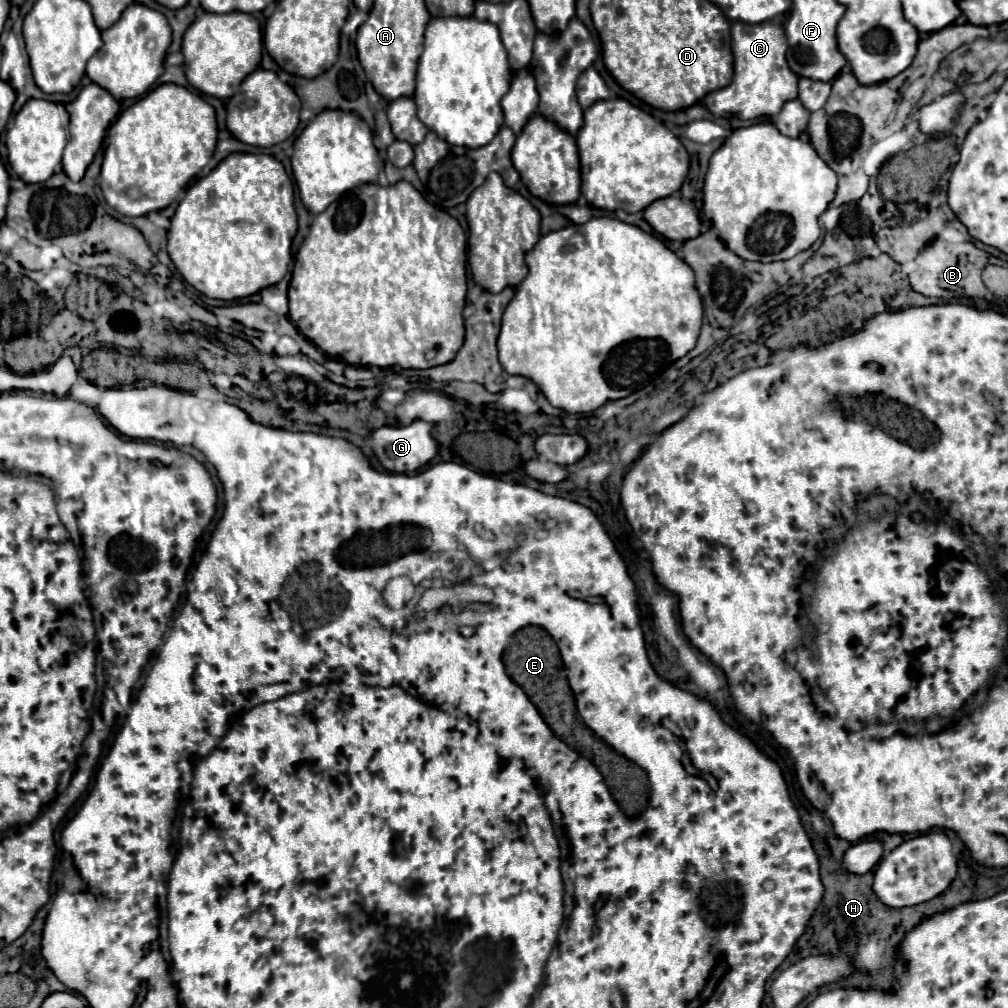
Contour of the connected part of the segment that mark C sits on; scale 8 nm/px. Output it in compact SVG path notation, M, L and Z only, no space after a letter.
M770 21L750 25L750 23L732 23L732 53L734 53L734 79L728 87L708 93L704 97L706 109L714 117L736 115L738 119L756 119L756 117L774 117L780 113L780 107L796 99L798 95L798 77L790 71L786 63L784 29Z

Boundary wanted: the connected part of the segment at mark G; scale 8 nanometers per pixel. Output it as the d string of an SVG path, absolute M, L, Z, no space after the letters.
M414 421L406 427L380 427L372 431L372 449L386 471L412 473L426 465L436 453L438 443L430 435L432 425Z

